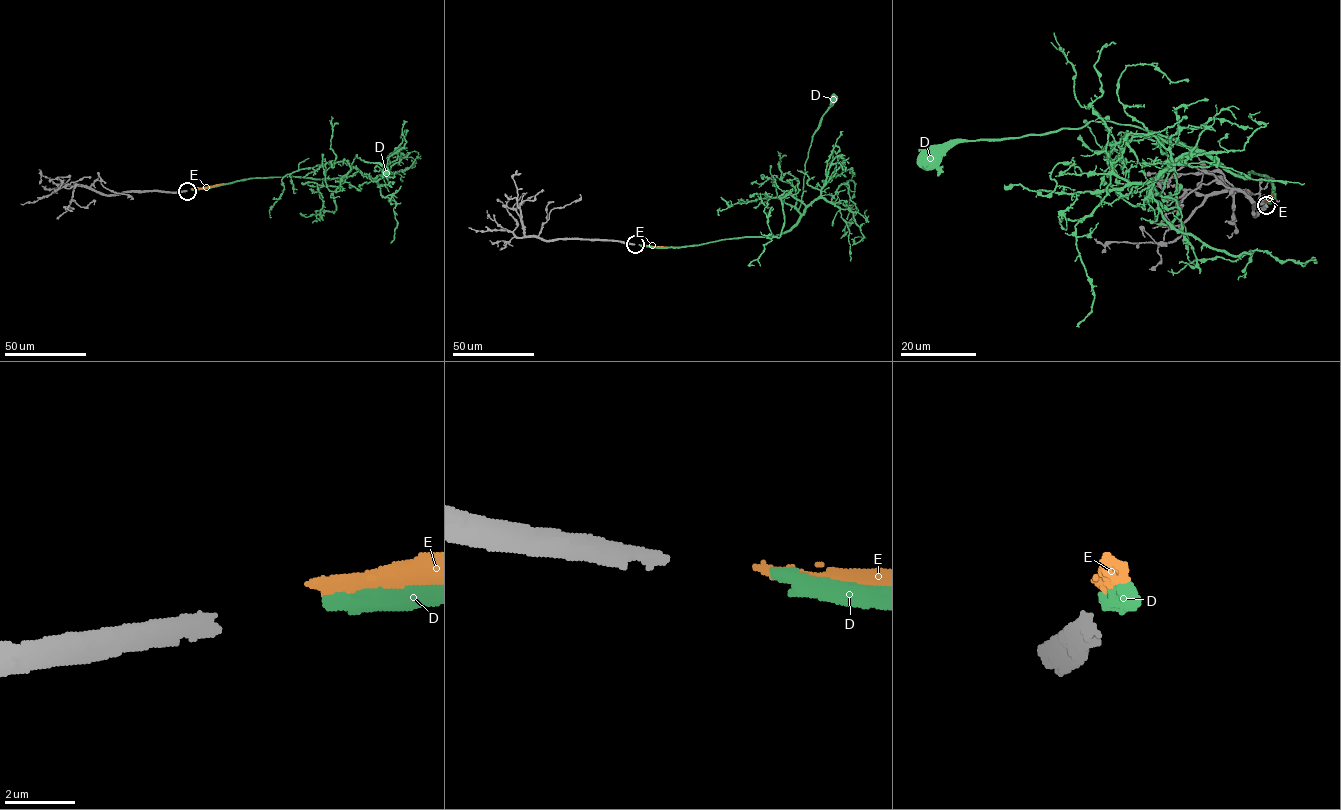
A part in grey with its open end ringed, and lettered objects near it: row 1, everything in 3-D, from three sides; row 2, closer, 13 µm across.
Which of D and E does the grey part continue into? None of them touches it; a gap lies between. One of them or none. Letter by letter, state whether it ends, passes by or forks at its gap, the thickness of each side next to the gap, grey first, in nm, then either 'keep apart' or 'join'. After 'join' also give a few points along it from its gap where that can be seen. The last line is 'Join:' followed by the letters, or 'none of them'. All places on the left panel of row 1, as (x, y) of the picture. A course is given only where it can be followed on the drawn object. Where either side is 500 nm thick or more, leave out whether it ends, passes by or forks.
D: it ends | 400/360 nm | join | via (191, 190), (253, 178), (339, 178), (352, 167), (356, 154), (365, 162), (380, 163), (386, 170)
E: it ends | 400/280 nm | keep apart
Join: D

